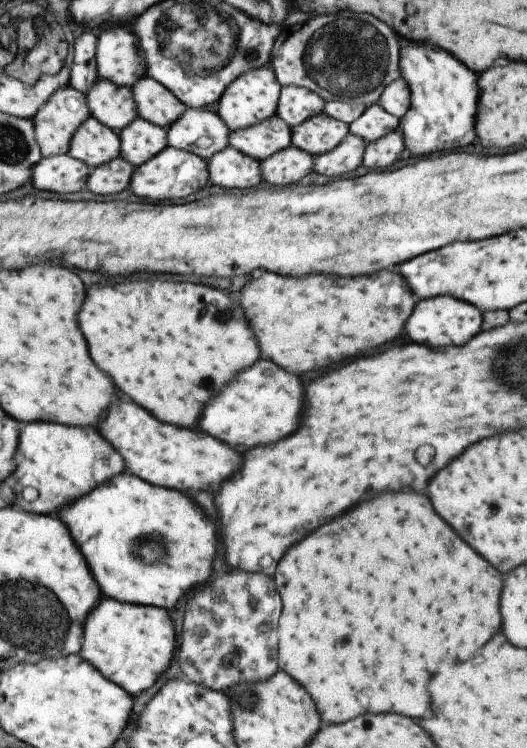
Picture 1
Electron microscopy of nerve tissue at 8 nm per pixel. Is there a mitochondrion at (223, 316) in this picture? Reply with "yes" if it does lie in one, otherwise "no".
yes

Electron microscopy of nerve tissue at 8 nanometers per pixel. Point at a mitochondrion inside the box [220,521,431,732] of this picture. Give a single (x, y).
(249, 699)

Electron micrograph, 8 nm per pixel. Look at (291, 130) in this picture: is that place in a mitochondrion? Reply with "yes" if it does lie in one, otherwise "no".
no

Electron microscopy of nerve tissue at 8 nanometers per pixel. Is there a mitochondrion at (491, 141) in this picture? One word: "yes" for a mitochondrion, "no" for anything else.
no

